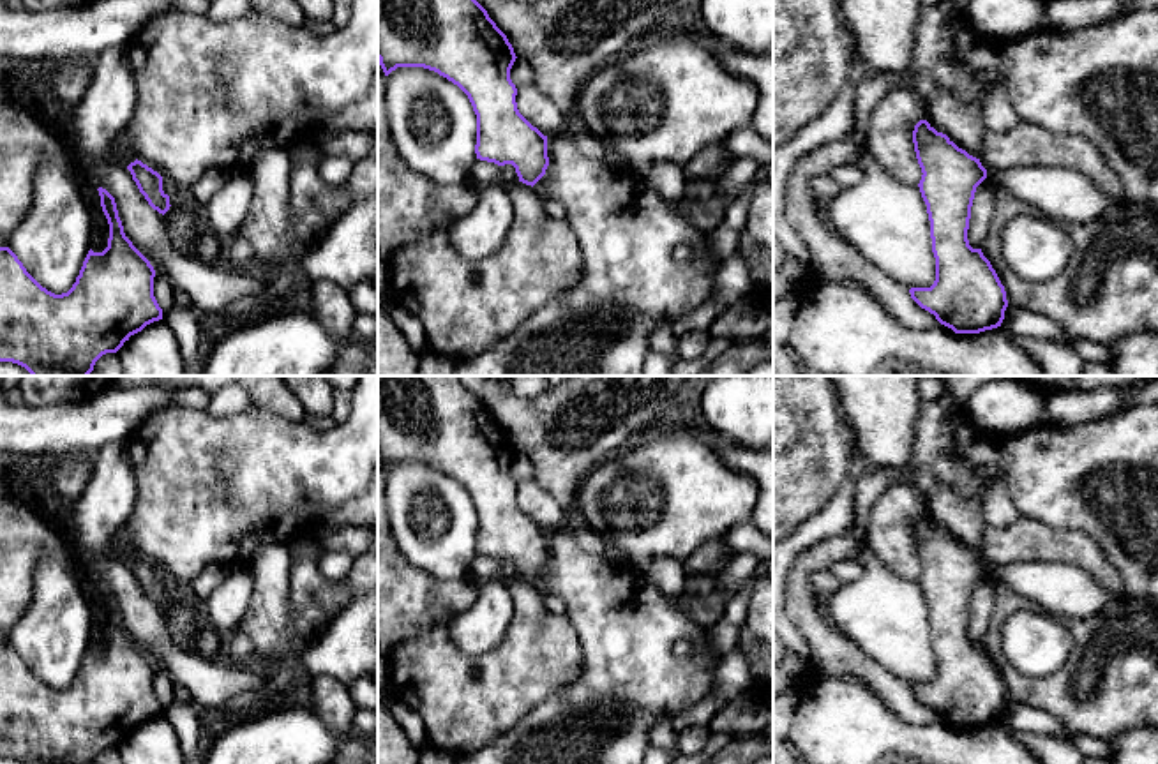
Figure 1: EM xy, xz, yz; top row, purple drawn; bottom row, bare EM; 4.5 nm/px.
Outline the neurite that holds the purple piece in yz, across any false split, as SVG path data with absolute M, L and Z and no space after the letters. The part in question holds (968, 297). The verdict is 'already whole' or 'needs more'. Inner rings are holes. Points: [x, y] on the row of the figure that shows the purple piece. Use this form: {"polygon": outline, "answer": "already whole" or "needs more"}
{"polygon": "M927 120L914 125L913 143L923 173L918 187L930 221L936 281L930 288L911 288L911 298L955 333L980 333L997 328L1008 307L1004 286L981 249L973 249L967 240L974 192L987 178L987 169L980 159L959 148Z", "answer": "already whole"}

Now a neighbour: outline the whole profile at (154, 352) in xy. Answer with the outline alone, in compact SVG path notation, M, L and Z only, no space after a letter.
M164 319L131 335L117 355L124 376L184 376L178 341Z

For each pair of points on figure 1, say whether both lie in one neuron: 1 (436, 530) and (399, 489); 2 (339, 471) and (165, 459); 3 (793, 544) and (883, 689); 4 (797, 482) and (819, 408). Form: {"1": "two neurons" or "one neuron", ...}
{"1": "one neuron", "2": "one neuron", "3": "two neurons", "4": "one neuron"}

